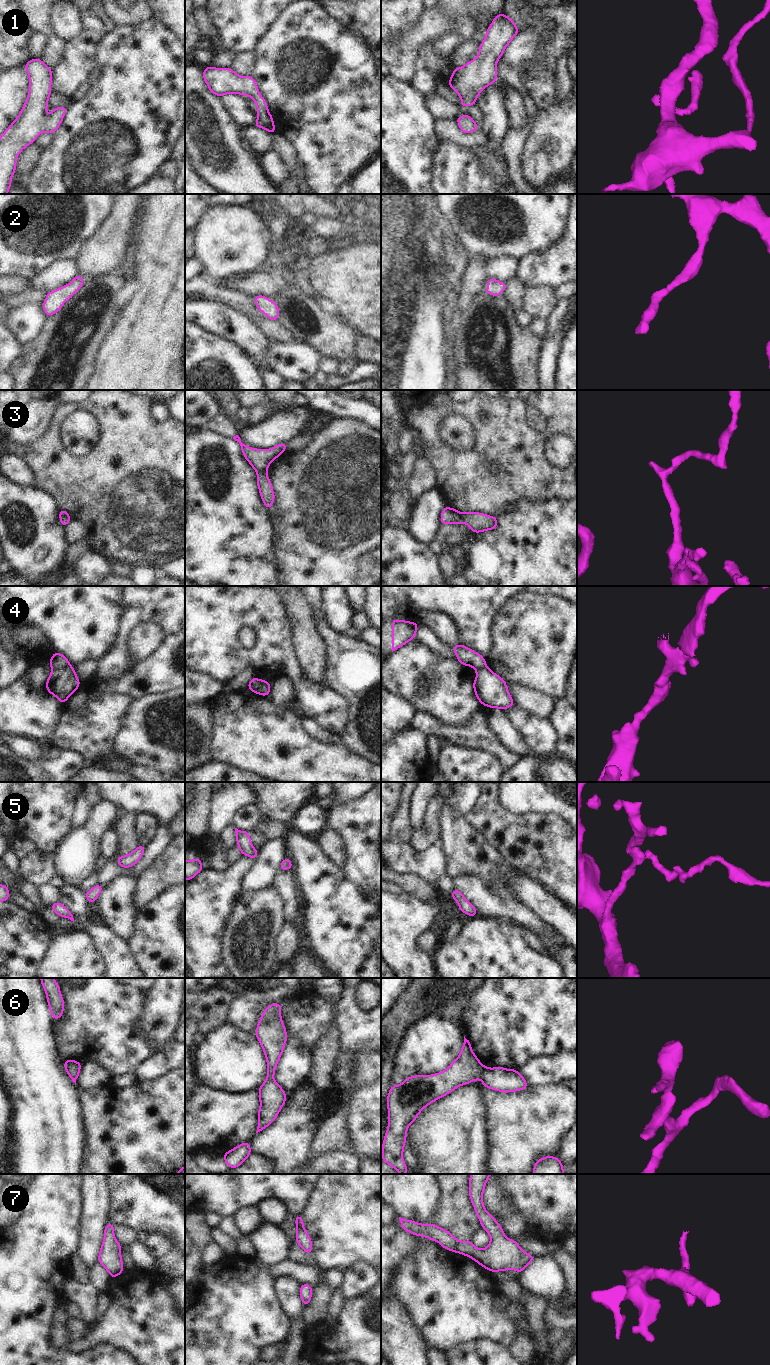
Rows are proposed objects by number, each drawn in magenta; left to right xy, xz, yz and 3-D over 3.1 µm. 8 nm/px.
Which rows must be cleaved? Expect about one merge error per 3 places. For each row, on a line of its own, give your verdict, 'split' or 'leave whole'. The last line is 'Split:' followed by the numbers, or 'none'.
1: leave whole
2: leave whole
3: leave whole
4: split
5: leave whole
6: split
7: leave whole
Split: 4, 6

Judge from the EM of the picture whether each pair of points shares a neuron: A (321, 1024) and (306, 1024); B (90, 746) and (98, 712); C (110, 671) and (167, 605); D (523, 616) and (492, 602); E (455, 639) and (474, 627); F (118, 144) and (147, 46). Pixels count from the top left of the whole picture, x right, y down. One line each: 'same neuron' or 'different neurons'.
A: same neuron
B: same neuron
C: same neuron
D: different neurons
E: different neurons
F: same neuron

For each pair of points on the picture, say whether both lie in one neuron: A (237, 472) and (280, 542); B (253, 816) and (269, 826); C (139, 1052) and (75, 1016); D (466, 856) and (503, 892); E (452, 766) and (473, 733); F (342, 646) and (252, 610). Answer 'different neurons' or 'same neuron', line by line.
A: different neurons
B: different neurons
C: same neuron
D: same neuron
E: different neurons
F: different neurons

